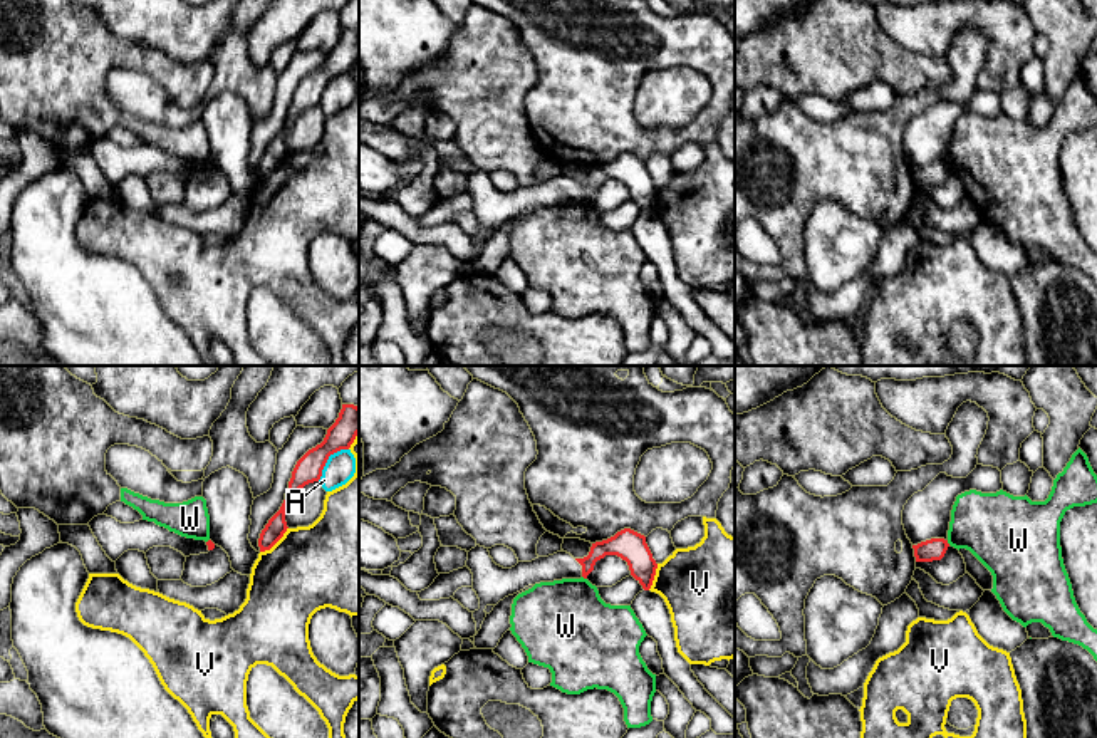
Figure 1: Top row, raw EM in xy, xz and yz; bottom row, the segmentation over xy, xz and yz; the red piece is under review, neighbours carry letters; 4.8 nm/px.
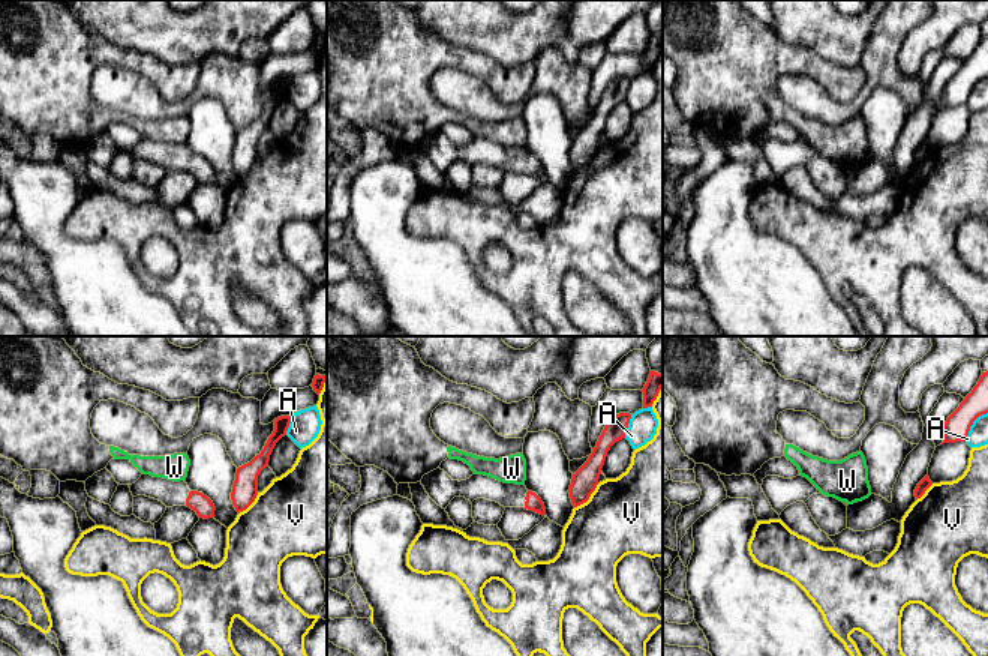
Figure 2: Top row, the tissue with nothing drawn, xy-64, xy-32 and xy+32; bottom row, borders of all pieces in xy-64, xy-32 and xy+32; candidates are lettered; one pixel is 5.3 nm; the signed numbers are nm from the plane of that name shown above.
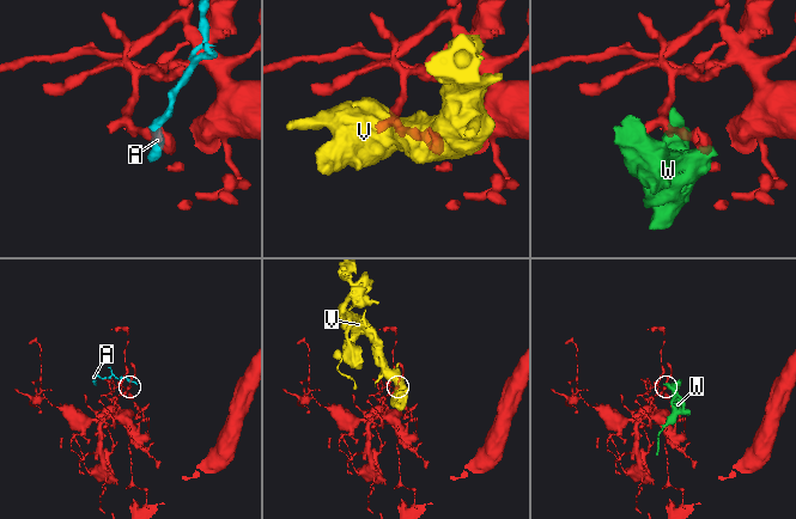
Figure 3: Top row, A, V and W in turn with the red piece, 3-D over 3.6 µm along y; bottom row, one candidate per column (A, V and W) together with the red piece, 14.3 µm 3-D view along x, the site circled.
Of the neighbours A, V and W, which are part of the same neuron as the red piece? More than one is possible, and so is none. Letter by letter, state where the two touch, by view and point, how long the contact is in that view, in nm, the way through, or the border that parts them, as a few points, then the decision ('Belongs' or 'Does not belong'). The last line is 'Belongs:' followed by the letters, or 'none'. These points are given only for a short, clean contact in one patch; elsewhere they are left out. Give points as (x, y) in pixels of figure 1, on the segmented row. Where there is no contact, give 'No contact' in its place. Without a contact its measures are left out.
A: Touches red at xy (327, 458). Shared border 220 nm. Boundary: xy (348, 448), (341, 448), (329, 457), (317, 480). Does not belong
V: Touches red at xy (275, 542). Shared border 180 nm. Does not belong
W: Touches red at xz (584, 577). Shared border 30 nm. Boundary: xz (582, 576), (586, 579). Does not belong
Belongs: none

